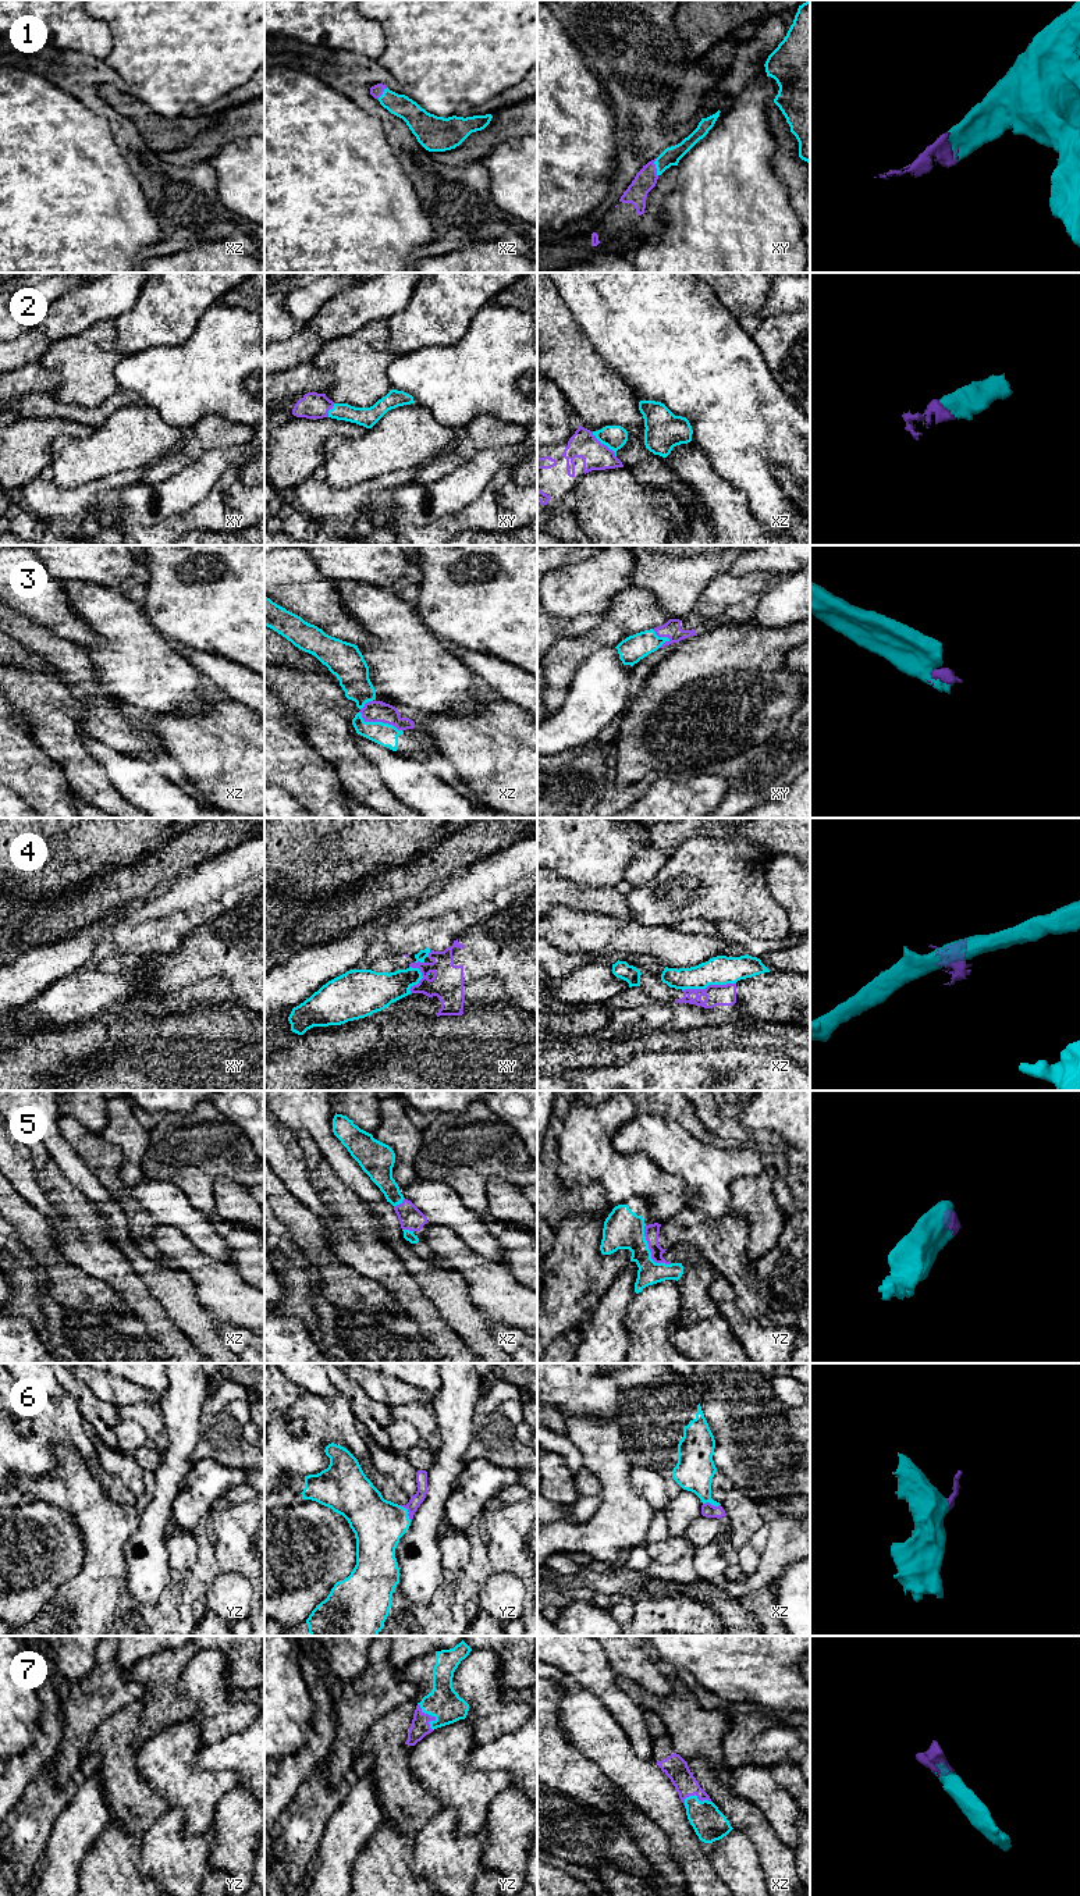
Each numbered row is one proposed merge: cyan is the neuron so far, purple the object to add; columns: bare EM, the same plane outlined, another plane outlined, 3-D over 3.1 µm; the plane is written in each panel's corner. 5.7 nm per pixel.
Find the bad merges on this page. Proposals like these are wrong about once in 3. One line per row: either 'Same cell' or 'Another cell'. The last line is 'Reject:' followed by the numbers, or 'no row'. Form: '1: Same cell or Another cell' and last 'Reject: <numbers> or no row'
1: Same cell
2: Same cell
3: Same cell
4: Another cell
5: Same cell
6: Same cell
7: Same cell
Reject: 4

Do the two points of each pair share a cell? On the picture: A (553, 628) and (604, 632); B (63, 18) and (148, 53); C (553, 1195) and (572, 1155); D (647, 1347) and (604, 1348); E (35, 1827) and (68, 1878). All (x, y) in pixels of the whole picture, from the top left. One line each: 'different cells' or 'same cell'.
A: different cells
B: different cells
C: different cells
D: different cells
E: different cells

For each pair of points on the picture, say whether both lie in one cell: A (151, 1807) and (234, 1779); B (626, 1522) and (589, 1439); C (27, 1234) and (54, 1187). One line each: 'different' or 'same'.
A: different
B: same
C: different

